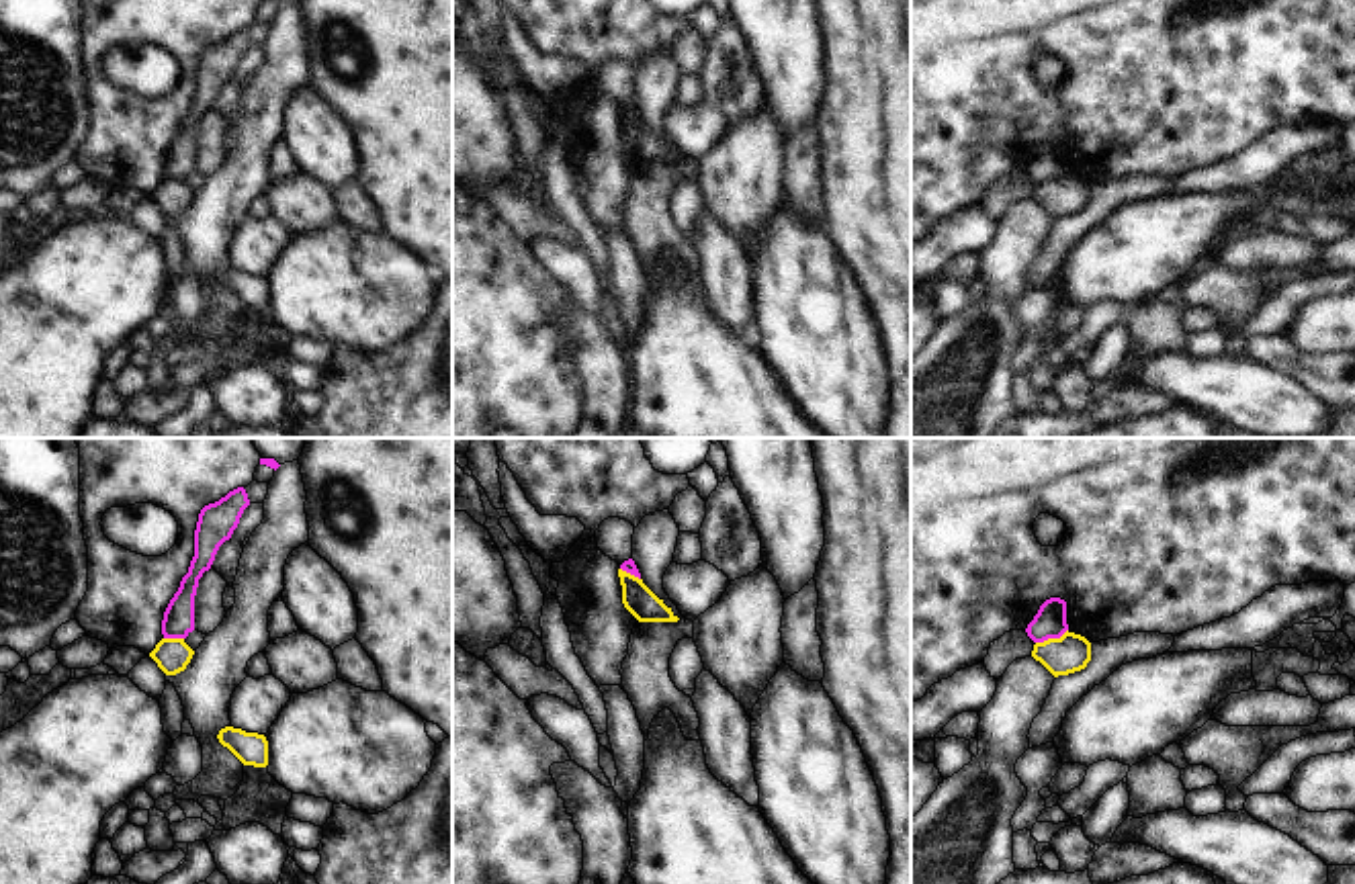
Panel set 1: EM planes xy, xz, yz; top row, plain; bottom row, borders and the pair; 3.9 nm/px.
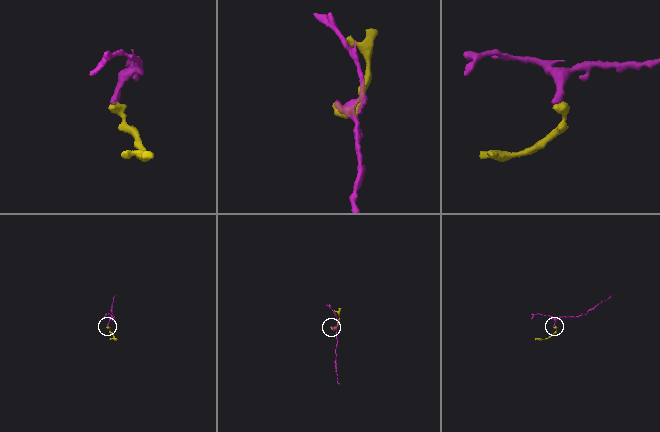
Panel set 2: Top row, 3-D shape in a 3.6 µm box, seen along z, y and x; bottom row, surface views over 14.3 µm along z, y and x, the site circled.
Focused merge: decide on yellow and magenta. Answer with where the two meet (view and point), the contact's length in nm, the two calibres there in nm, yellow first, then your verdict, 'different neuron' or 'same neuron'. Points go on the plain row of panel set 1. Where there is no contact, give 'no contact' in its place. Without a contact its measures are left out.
meets yellow in yz at (1051, 181); contact 140 nm long; 150 nm thick on the yellow side, 130 nm on the other; different neuron

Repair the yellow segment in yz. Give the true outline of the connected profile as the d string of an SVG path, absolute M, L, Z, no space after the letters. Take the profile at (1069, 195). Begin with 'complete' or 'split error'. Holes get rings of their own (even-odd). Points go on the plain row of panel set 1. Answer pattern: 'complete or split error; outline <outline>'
complete; outline M1075 174L1060 180L1036 184L1032 198L1040 203L1054 219L1081 213L1091 203L1091 184Z

